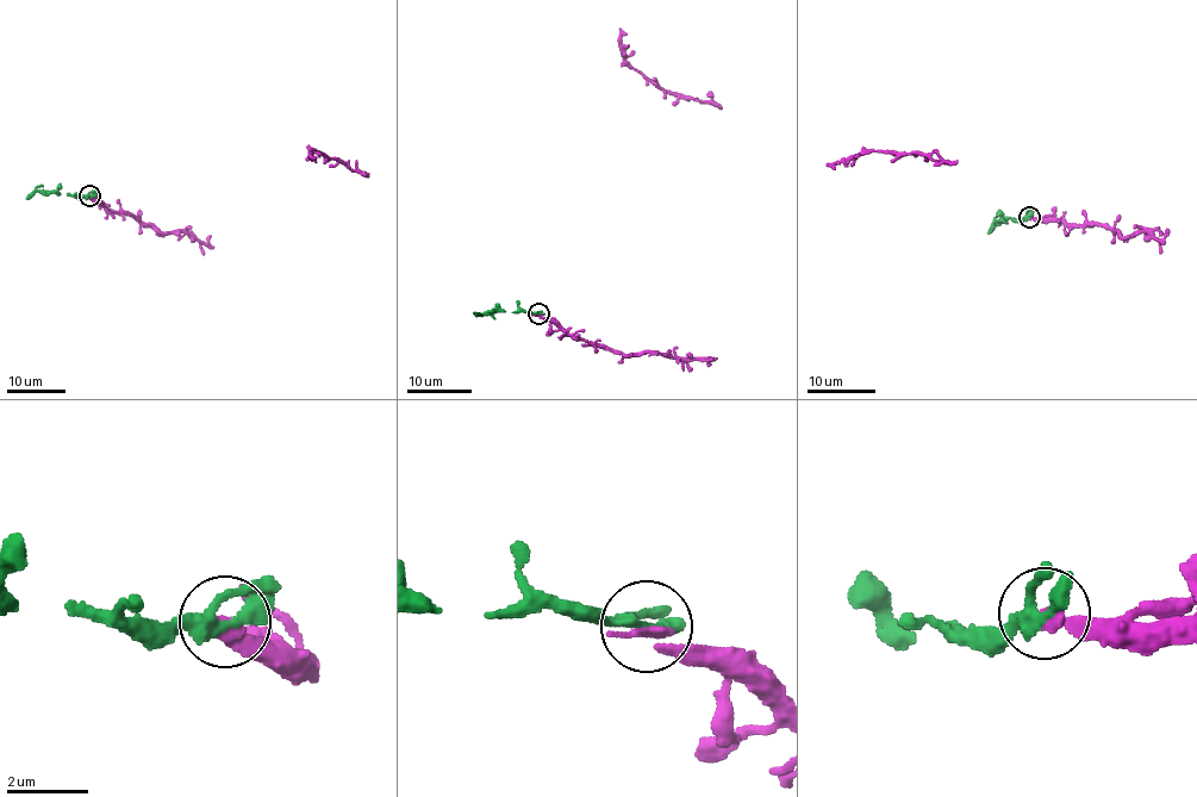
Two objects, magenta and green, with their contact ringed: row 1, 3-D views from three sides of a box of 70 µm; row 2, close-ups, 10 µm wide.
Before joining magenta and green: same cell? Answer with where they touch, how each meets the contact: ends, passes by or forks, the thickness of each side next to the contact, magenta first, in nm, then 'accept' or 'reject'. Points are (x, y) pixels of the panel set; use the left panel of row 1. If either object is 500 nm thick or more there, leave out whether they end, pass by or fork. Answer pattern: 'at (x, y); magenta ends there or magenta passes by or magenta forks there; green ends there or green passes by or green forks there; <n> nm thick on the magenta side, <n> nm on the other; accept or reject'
at (89, 195); magenta ends there; green forks there; 360 nm thick on the magenta side, 220 nm on the other; accept

